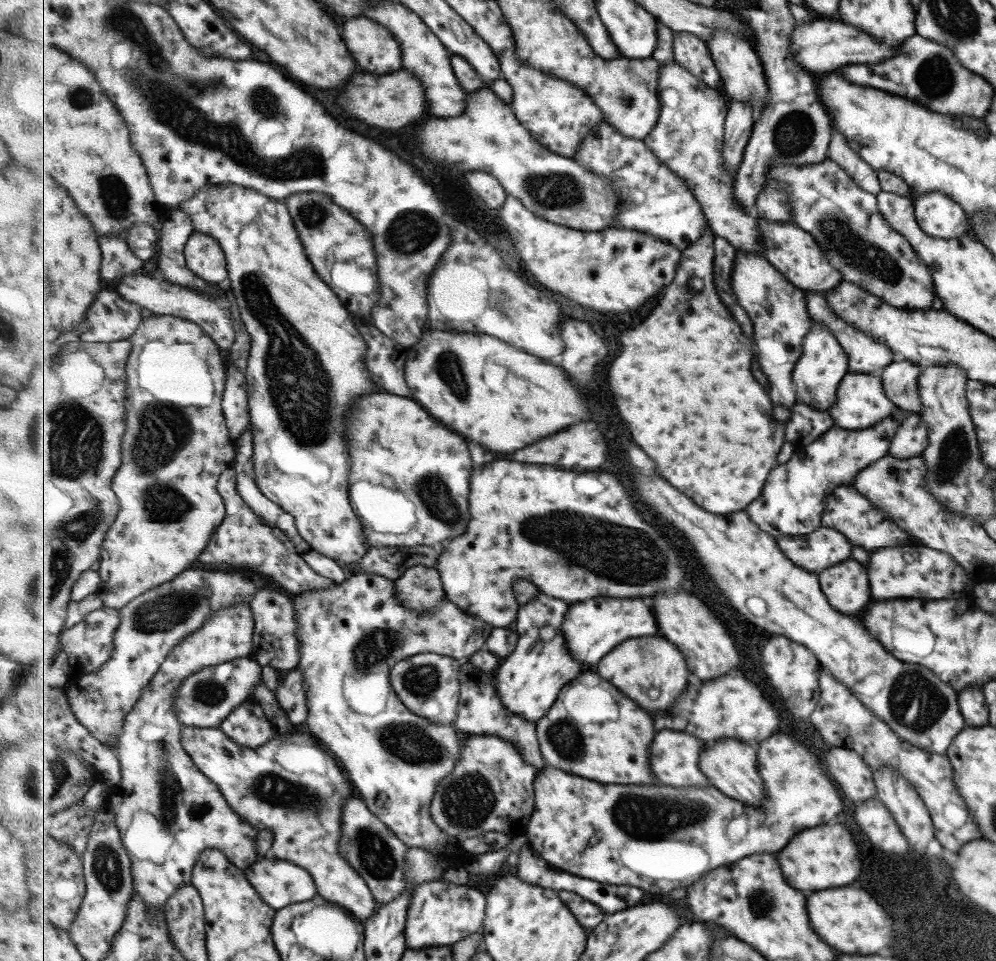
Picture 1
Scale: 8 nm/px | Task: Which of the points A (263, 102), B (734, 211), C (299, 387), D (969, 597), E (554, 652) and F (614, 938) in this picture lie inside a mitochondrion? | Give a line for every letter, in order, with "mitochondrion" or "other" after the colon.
A: mitochondrion
B: other
C: mitochondrion
D: other
E: other
F: mitochondrion

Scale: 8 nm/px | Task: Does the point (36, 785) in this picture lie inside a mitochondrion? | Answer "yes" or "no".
yes

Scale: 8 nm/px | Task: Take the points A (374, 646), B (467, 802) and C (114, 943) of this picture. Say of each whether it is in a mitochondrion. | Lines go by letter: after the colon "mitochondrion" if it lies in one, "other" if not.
A: mitochondrion
B: mitochondrion
C: other

